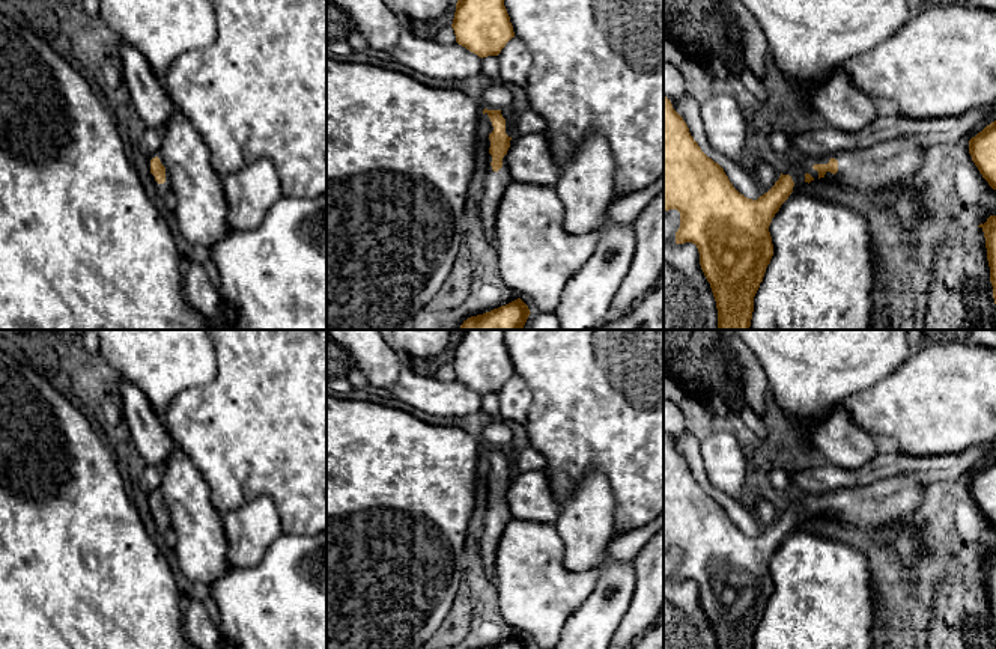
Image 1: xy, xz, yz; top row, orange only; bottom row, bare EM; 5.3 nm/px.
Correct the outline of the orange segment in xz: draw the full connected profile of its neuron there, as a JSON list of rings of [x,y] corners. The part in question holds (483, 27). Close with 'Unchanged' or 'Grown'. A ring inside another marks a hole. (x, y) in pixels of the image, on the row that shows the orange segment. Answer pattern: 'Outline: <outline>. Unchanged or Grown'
Outline: [[[457,0],[451,27],[456,42],[481,59],[498,56],[515,38],[504,0]]]. Unchanged

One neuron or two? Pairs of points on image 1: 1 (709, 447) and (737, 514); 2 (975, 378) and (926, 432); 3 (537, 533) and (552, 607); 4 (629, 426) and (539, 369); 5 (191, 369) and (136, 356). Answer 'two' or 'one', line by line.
1: two
2: one
3: one
4: one
5: one

